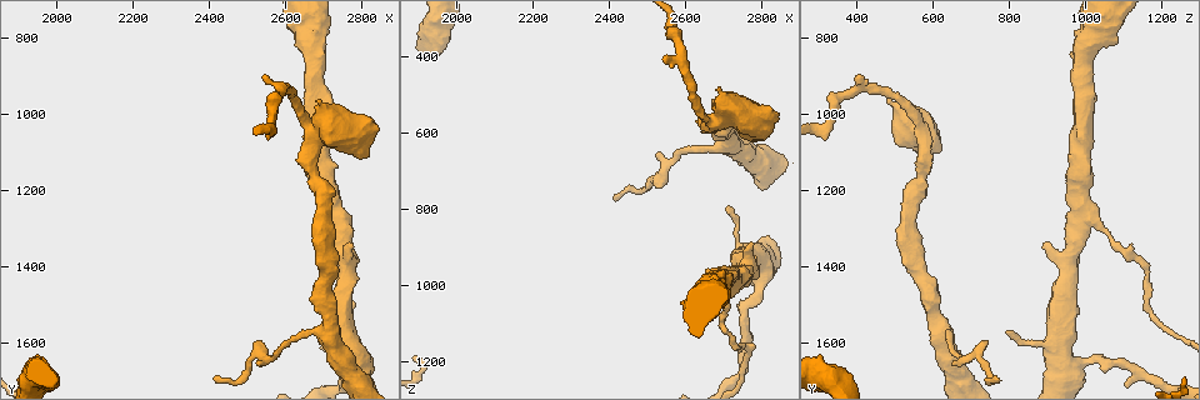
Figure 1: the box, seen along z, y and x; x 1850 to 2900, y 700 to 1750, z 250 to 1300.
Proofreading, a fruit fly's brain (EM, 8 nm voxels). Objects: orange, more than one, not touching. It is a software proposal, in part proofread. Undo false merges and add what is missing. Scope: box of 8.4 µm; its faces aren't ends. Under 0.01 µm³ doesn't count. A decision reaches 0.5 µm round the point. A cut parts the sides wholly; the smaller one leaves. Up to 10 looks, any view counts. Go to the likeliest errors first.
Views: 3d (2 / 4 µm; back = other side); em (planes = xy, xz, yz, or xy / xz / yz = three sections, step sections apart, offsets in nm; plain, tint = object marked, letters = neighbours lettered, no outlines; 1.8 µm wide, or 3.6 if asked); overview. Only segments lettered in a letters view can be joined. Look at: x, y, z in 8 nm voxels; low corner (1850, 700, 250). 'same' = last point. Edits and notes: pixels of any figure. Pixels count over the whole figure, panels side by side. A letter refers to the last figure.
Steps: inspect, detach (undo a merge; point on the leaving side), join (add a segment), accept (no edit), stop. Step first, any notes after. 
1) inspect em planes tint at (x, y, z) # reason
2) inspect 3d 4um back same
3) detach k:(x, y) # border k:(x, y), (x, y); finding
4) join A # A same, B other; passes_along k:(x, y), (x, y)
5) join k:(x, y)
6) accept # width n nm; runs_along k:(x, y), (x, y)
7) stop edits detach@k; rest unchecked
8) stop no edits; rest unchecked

inspect 3d 2um at (2705, 1565, 795) # tapers out

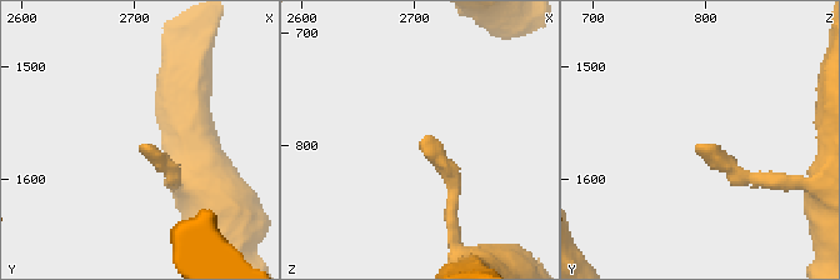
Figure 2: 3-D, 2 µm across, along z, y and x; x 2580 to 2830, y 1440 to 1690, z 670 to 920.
inspect em xz step 4 letters at (2712, 1566, 794) # need the tissue

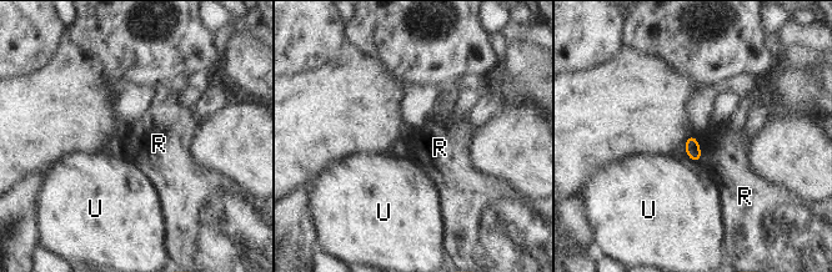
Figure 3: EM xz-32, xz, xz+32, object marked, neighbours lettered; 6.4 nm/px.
accept # width 90 nm; R other, U other; border 3:(693, 135), (701, 154), (697, 162); none of them fits

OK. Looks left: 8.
inspect em planes plain at (2775, 1345, 890) # thick end

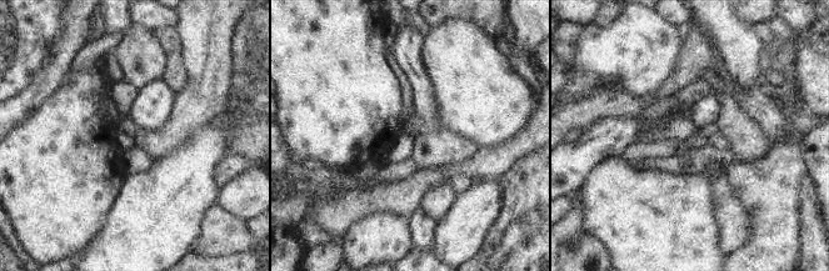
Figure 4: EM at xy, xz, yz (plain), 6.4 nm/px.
inspect em planes tint same # where the object lies

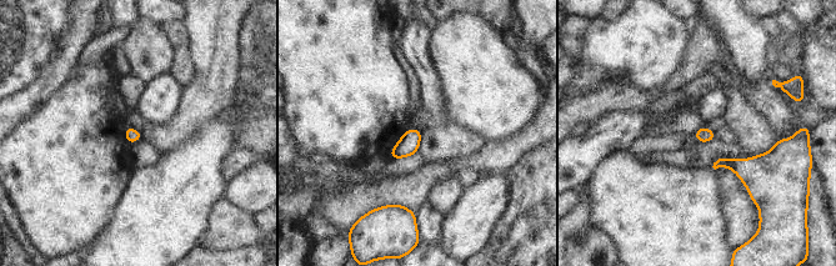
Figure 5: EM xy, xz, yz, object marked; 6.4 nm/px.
inspect em planes letters same # what lies round it

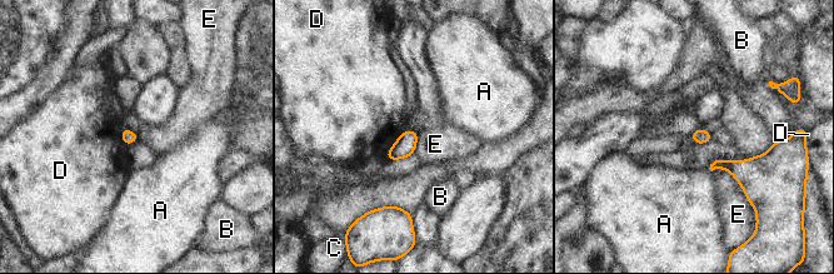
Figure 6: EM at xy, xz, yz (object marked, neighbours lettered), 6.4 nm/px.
accept # A other, B other, C other, D other, E other; no lettered segment goes on from it

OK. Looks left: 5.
inspect 3d 4um at (2415, 1695, 770) # end of a long branch

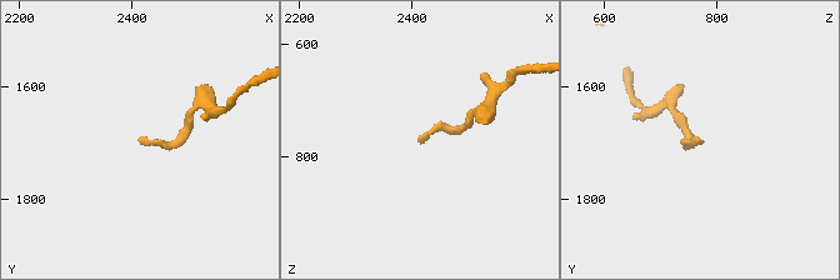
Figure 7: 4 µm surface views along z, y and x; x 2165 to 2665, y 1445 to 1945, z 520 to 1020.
inspect em xz step 16 letters at (2410, 1695, 770)

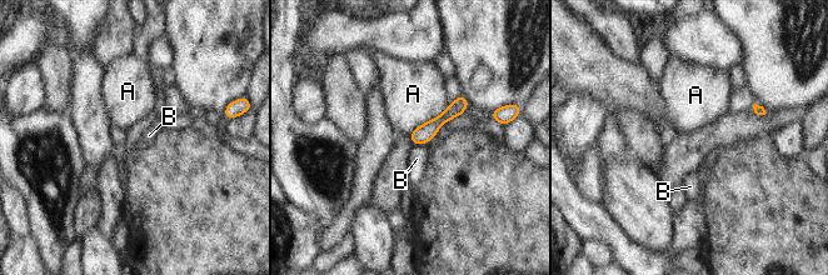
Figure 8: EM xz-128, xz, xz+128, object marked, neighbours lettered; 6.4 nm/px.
accept # width 120 nm; A other, B other; border 8:(452, 103), (409, 136); no lettered segment goes on from it

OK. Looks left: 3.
inspect em 3.6um yz step 4 tint at (2795, 1660, 980) # calibre changes

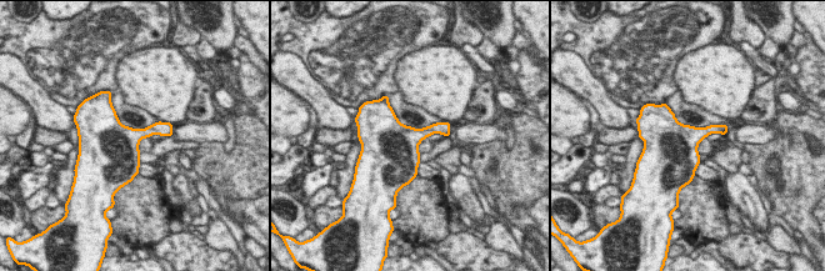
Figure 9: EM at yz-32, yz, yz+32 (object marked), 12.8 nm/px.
inspect em 3.6um planes letters same # cut it another way

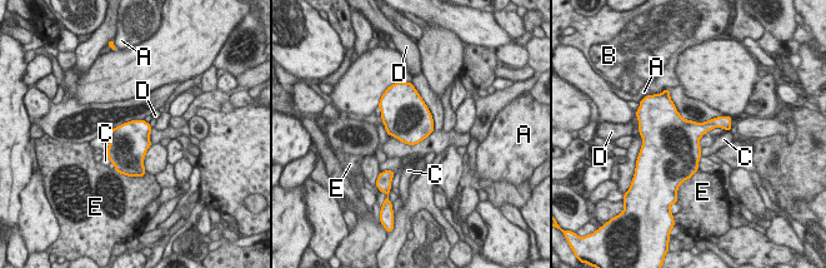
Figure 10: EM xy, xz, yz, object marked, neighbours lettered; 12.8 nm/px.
accept # A other, B other, C other, D other, E other; border 10:(700, 148), (701, 155); one neuron here

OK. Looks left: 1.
stop no edits; rest unchecked

